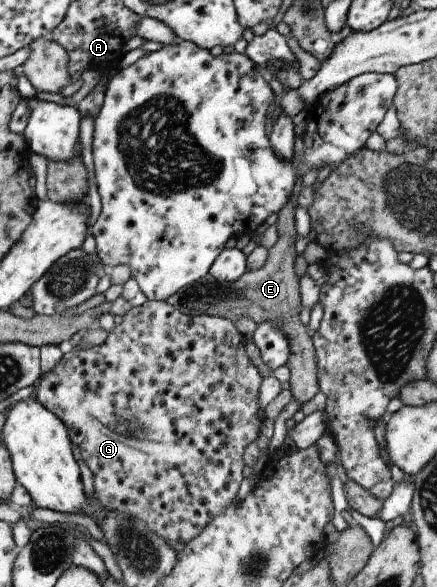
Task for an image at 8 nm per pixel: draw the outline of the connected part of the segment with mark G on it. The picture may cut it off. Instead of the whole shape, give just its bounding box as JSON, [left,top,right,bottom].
[33,300,264,553]

